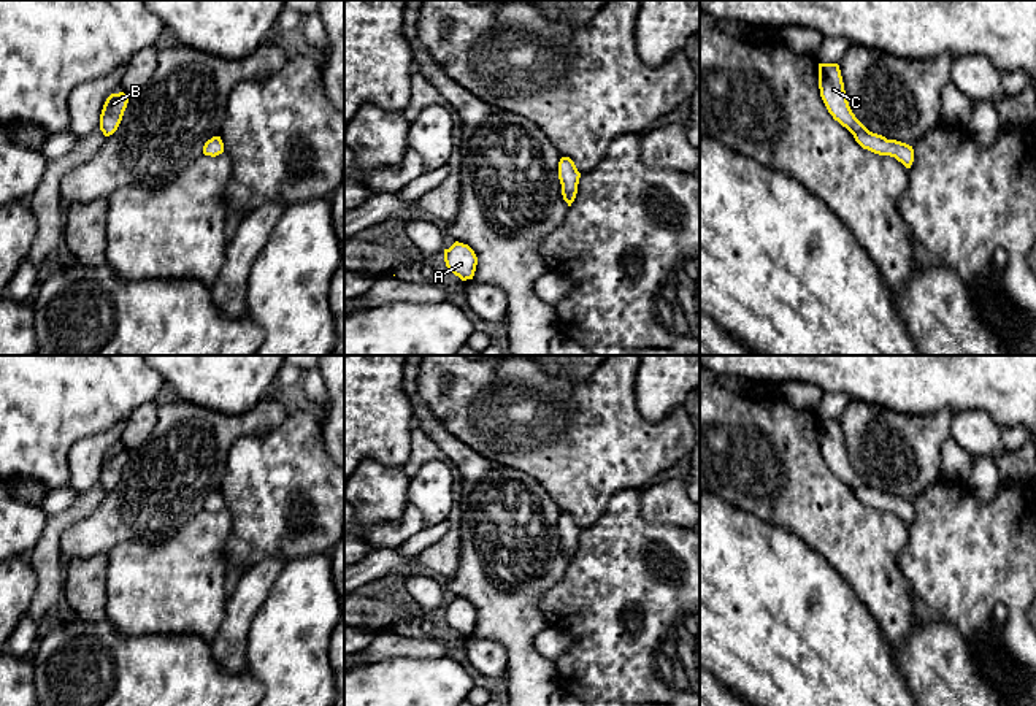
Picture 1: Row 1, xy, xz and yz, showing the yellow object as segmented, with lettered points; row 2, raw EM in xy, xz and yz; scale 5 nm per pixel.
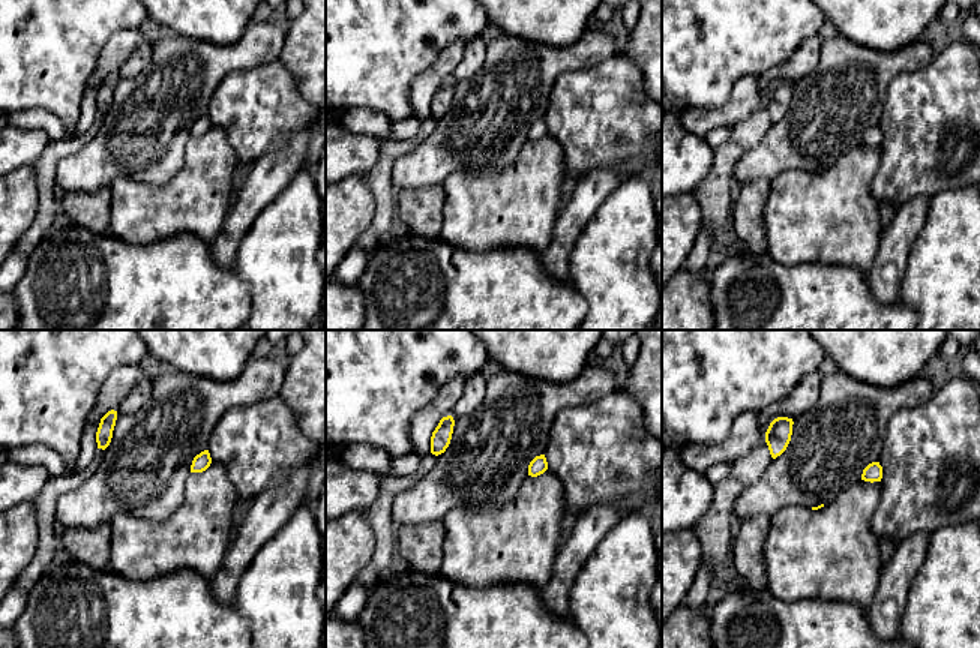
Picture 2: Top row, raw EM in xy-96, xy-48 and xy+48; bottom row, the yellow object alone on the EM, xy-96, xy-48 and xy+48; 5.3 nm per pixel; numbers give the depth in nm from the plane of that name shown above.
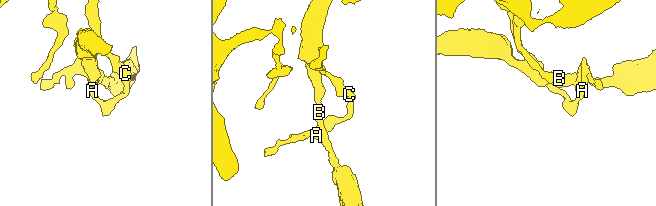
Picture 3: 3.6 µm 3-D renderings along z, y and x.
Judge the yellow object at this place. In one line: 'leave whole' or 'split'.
split

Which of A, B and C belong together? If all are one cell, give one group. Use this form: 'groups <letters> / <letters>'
groups A B / C

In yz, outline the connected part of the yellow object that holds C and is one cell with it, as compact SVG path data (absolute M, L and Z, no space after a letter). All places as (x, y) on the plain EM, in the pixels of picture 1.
M819 419L819 444L828 468L854 490L863 505L888 511L890 497L869 487L852 468L838 419Z

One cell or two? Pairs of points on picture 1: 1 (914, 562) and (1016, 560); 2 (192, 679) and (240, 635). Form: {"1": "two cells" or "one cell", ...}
{"1": "one cell", "2": "two cells"}

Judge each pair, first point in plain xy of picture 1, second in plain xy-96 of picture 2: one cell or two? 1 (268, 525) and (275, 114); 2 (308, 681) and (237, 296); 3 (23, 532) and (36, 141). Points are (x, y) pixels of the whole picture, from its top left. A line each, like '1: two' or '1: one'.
1: one
2: two
3: one

